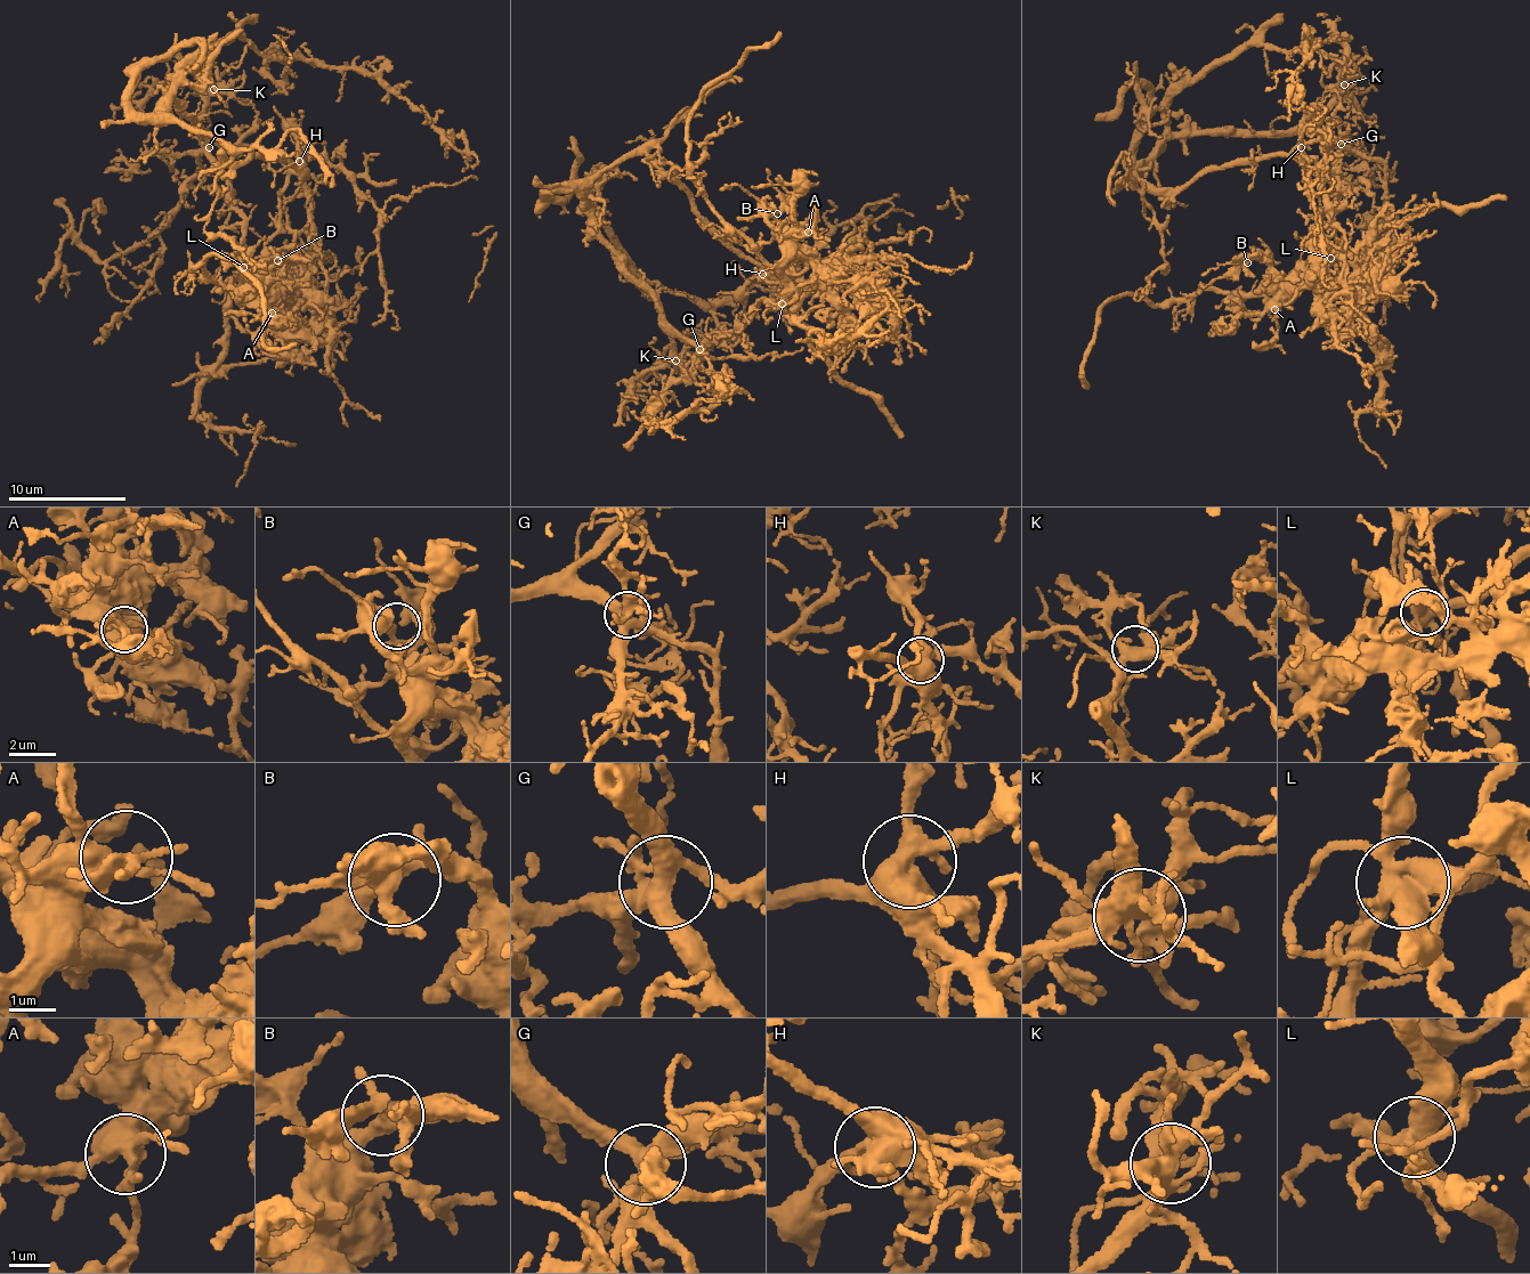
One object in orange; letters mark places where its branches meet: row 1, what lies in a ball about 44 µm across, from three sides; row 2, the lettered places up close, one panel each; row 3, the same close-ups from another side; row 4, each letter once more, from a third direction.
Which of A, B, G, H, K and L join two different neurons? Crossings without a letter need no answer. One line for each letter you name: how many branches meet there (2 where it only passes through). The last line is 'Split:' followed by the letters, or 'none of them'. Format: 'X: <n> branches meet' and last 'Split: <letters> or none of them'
H: 5 branches meet
L: 7 branches meet
Split: H, L

